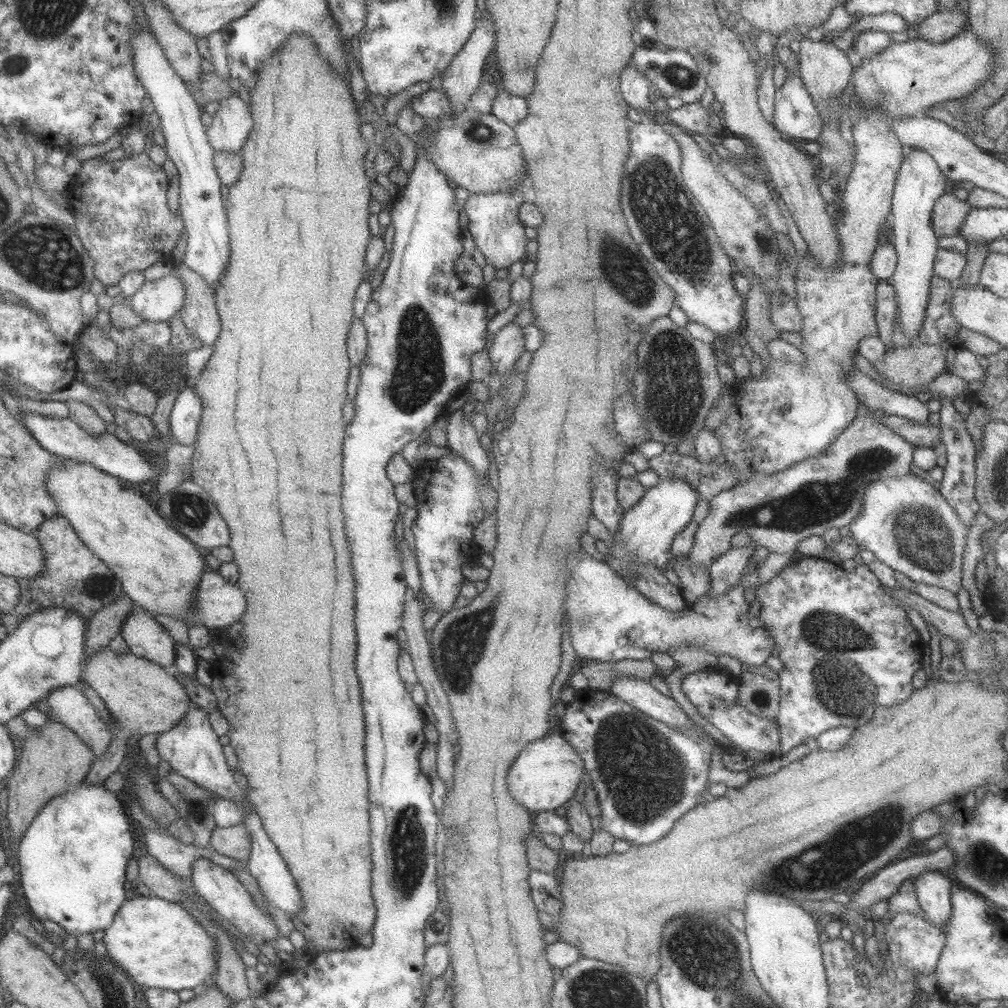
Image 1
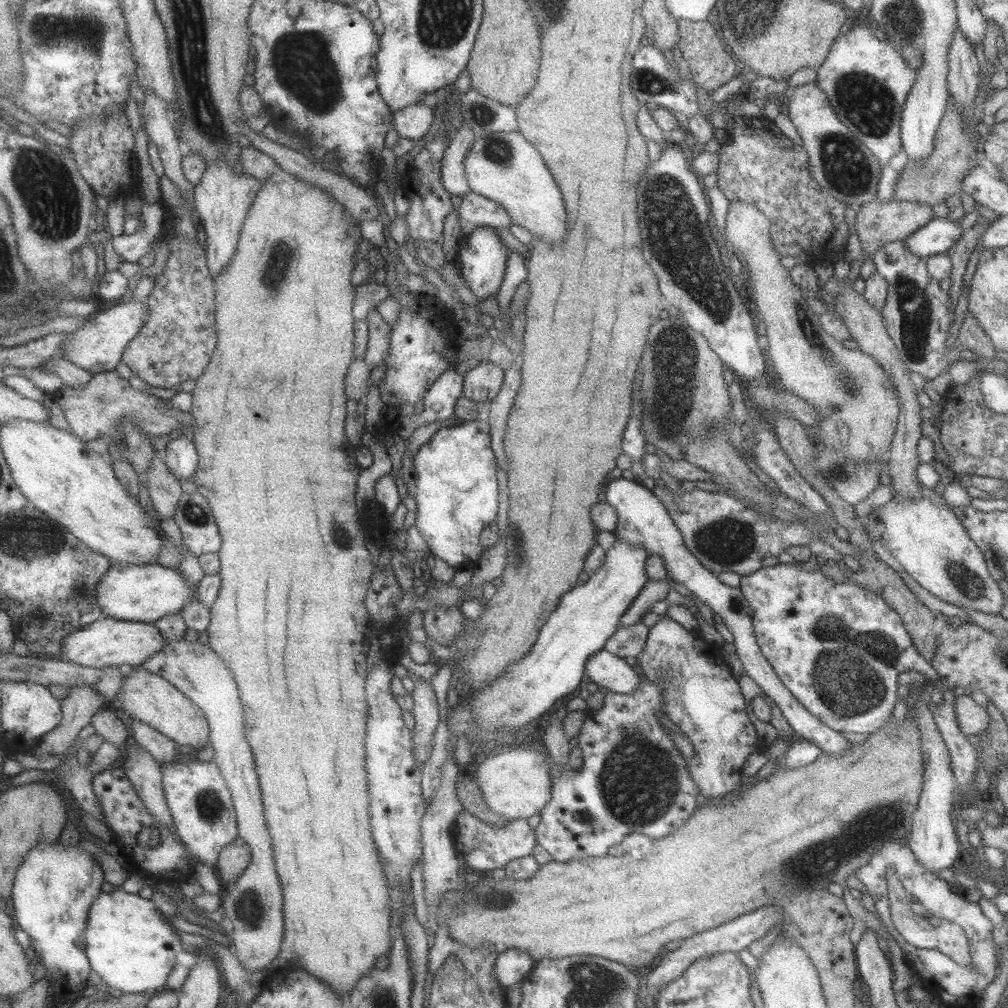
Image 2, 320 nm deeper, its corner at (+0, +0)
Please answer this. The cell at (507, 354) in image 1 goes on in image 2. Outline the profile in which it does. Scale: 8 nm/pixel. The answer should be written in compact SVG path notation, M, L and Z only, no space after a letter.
M485 360L462 376L462 395L482 408L500 389L504 370Z

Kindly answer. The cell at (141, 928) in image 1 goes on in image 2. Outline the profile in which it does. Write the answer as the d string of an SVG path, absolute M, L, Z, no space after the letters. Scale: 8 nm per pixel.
M114 888L111 892L102 892L93 904L88 916L88 929L84 932L90 965L107 987L122 993L144 993L159 989L165 985L167 974L175 964L175 952L179 952L181 944L176 929L171 926L155 908L151 900L139 898L137 893L123 892L122 888Z

